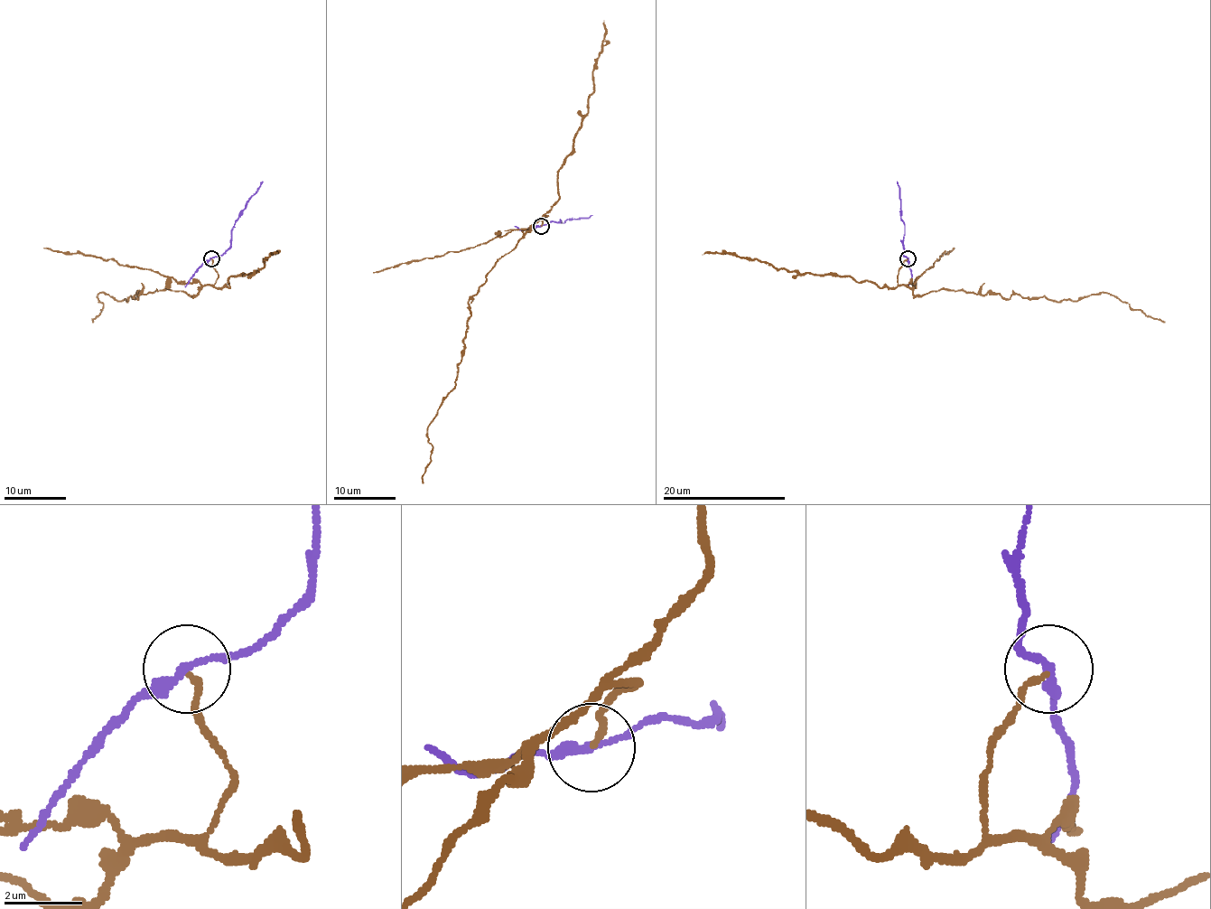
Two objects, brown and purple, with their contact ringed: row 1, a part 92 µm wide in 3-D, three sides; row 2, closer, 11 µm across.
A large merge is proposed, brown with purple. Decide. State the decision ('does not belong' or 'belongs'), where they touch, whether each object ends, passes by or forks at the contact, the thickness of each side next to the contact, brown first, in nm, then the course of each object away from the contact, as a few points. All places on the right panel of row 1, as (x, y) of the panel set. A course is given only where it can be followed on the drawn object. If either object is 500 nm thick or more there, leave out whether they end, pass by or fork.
does not belong; place (908, 258); brown ends; purple passes by; calibres 150 and 220 nm; course brown (908, 259), (897, 281), (914, 295), (945, 288), (999, 294), (1003, 298), (1079, 301), (1106, 292), (1165, 323); course purple (908, 257), (903, 255), (905, 224), (900, 218), (900, 190), (897, 181)

